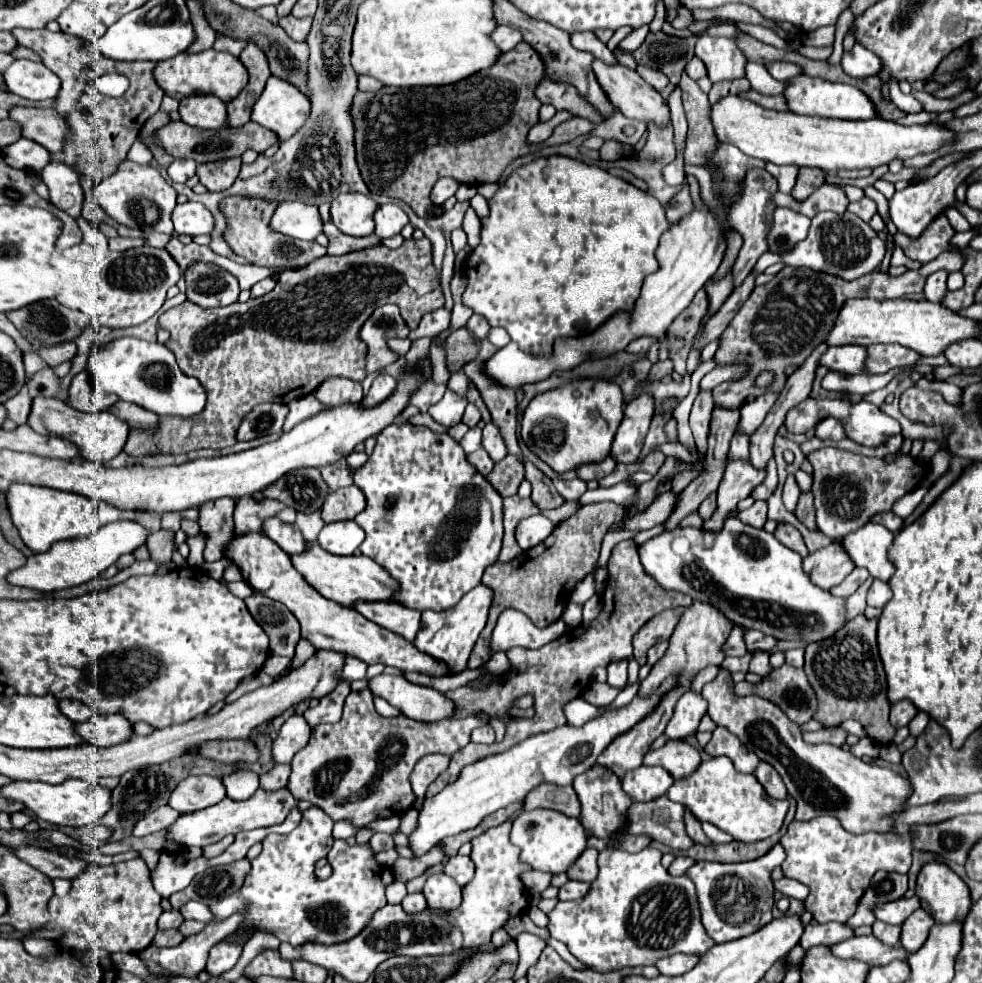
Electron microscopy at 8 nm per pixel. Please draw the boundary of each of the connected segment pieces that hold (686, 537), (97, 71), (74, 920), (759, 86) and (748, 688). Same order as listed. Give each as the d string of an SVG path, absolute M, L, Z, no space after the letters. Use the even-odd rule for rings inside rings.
M736 516L724 524L722 532L714 532L714 534L704 532L700 528L676 528L672 532L664 532L644 542L638 548L638 554L646 574L650 574L662 588L678 590L682 594L692 596L694 600L708 602L716 606L722 614L726 614L738 626L756 628L764 634L772 634L776 640L796 640L806 646L806 644L830 638L832 634L836 634L836 630L842 630L848 622L846 600L836 598L830 594L830 590L816 586L810 580L810 574L804 572L802 556L798 552L782 546L774 538L774 534L752 528L740 522ZM796 612L804 616L812 616L816 624L806 626L796 622Z
M16 28L12 30L20 46L26 46L34 50L42 62L60 76L62 80L62 92L56 96L54 110L64 116L68 124L68 138L64 144L64 150L50 154L54 162L64 162L66 166L72 166L80 174L80 186L84 190L84 210L82 216L88 222L106 222L118 230L120 236L130 236L130 238L142 238L142 230L134 230L128 226L122 226L114 222L108 214L100 210L92 196L92 188L112 174L120 160L126 158L128 148L134 144L138 138L140 128L144 122L158 112L160 102L164 92L152 78L152 68L156 66L154 62L112 62L110 58L104 58L102 54L96 54L96 46L92 42L84 42L80 38L74 38L64 32L50 32L46 28L42 30L22 30ZM118 72L124 74L130 80L130 88L120 96L120 98L110 98L100 94L96 88L96 80L102 74Z
M142 858L112 866L88 864L86 870L72 880L72 888L62 900L58 910L58 926L66 932L84 936L88 944L108 952L136 954L150 946L158 930L156 922L162 914L160 900L162 896L154 890L148 866Z
M748 62L748 66L746 66L746 78L750 80L752 88L758 90L760 94L770 94L770 96L772 96L772 94L782 94L784 88L786 88L784 82L778 82L778 80L774 80L774 78L768 74L768 70L766 70L764 64Z
M790 664L776 668L758 686L748 684L746 680L736 684L736 694L738 696L756 694L760 698L766 698L774 702L780 710L784 710L784 714L798 724L812 720L818 708L818 698L816 692L812 692L808 676L804 674L802 668L794 668Z

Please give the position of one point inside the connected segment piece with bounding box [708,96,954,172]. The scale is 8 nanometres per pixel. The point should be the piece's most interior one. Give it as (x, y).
(779, 137)

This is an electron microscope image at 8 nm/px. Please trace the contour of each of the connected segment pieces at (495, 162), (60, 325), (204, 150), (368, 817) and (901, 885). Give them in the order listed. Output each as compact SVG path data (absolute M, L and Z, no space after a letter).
M520 42L514 50L502 54L500 60L492 68L488 68L484 72L478 72L478 74L474 74L468 80L458 82L458 84L450 84L450 86L416 86L416 88L392 88L392 86L384 86L378 92L358 92L356 98L354 98L354 106L352 106L352 116L354 116L354 124L356 124L356 154L358 154L358 166L360 166L362 178L368 184L370 192L374 196L386 194L390 198L404 200L419 217L429 219L434 217L431 211L435 208L434 204L430 202L430 190L432 190L432 186L440 178L450 176L456 182L470 184L470 186L478 186L478 184L484 184L484 182L498 182L500 176L502 176L502 172L506 170L506 166L510 162L514 162L516 158L526 156L526 154L538 150L538 146L528 146L526 144L526 136L528 136L528 130L534 124L538 124L538 108L540 108L540 102L534 96L534 90L536 90L536 86L544 78L548 78L548 74L546 74L546 66L544 66L540 54L536 54L536 50L532 46L528 46L526 42Z
M56 300L36 302L6 316L36 348L74 342L88 326L88 318L82 312L64 308Z
M170 122L168 126L158 130L156 140L174 158L192 158L198 164L226 160L230 156L240 156L246 150L256 150L258 154L262 154L264 150L268 150L270 146L274 146L278 142L276 134L272 134L270 130L264 130L264 126L260 126L256 122L248 122L240 128L224 128L224 130L200 130L200 128L192 128L184 122Z
M368 688L360 692L350 692L344 704L342 720L336 724L320 724L312 728L310 742L292 760L292 774L288 780L288 790L296 800L308 800L310 804L322 808L334 822L350 820L356 828L364 828L378 818L388 818L412 808L416 796L410 786L410 772L414 764L428 754L448 754L452 756L470 742L472 728L486 725L480 718L470 716L462 720L440 720L440 722L416 722L406 716L384 718L374 708L374 698Z
M876 872L868 890L864 892L860 906L856 910L856 914L848 920L848 924L852 928L864 926L864 924L874 924L876 916L872 916L872 910L878 904L886 904L886 902L894 902L898 898L902 898L908 890L908 876L906 874L898 874L898 872Z

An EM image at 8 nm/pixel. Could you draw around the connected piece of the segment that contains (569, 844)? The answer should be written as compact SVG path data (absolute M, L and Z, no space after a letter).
M556 810L520 812L510 832L510 842L522 850L520 852L522 862L530 864L534 870L542 870L550 874L568 872L568 866L572 866L576 858L580 858L580 854L584 852L586 840L588 840L588 834L580 824L580 820L564 816Z

